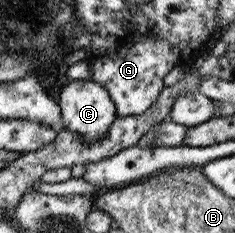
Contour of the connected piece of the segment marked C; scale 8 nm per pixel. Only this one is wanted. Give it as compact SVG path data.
M69 80L62 85L58 101L62 129L70 130L81 137L83 144L93 144L100 138L103 139L105 131L116 118L114 104L110 101L108 93L99 83L89 80Z

